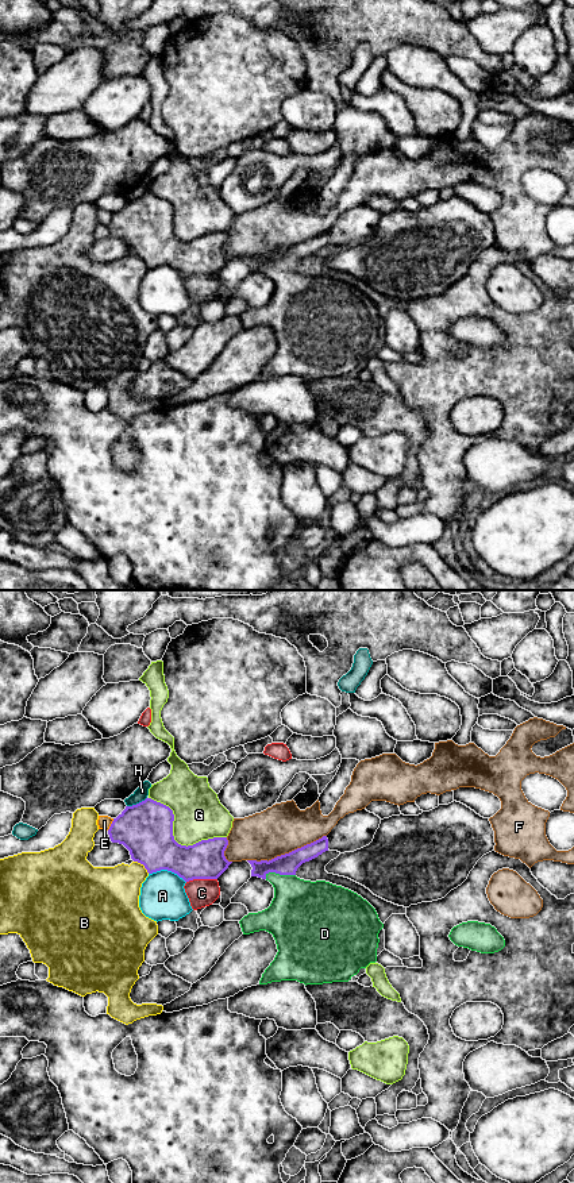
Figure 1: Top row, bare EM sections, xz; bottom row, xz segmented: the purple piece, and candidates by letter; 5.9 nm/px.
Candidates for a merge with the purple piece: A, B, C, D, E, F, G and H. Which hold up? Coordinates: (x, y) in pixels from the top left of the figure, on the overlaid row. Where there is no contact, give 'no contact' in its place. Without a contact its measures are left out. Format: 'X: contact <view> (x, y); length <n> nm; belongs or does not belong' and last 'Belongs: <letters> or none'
A: contact xz (168, 870); length 240 nm; does not belong
B: contact xz (142, 863); length 120 nm; does not belong
C: contact xz (201, 878); length 190 nm; does not belong
D: contact xz (278, 873); length 190 nm; belongs
E: contact xz (111, 824); length 80 nm; does not belong
F: contact xz (286, 854); length 500 nm; does not belong
G: contact xz (173, 839); length 500 nm; does not belong
H: contact xz (137, 804); length 130 nm; does not belong
Belongs: D

